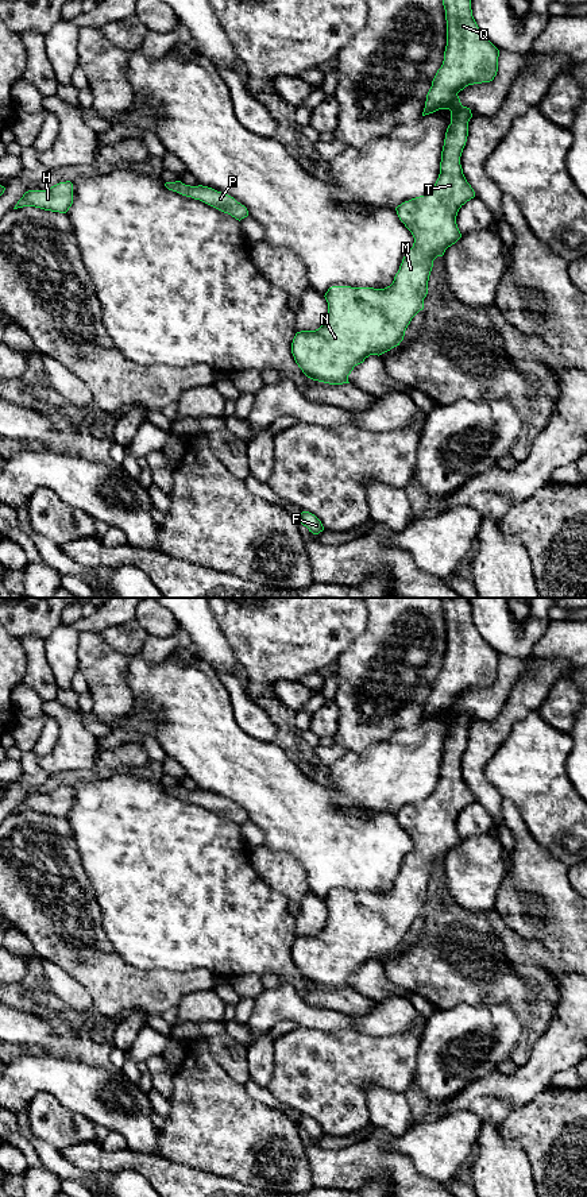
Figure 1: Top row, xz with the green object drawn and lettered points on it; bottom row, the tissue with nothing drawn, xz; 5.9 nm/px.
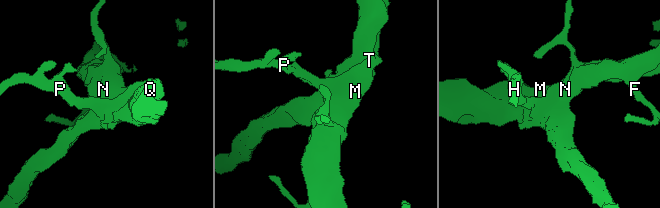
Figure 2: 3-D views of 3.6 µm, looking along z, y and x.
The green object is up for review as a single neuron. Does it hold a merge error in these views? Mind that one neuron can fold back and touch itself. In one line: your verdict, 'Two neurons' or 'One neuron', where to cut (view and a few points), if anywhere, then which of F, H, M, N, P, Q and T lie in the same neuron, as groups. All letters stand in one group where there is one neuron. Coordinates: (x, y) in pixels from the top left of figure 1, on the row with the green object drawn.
One neuron. No split. Groups: F H M N P Q T

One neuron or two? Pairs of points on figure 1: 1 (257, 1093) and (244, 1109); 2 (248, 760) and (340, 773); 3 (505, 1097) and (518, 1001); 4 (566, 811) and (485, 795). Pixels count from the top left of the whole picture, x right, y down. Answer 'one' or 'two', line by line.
1: two
2: two
3: two
4: two

